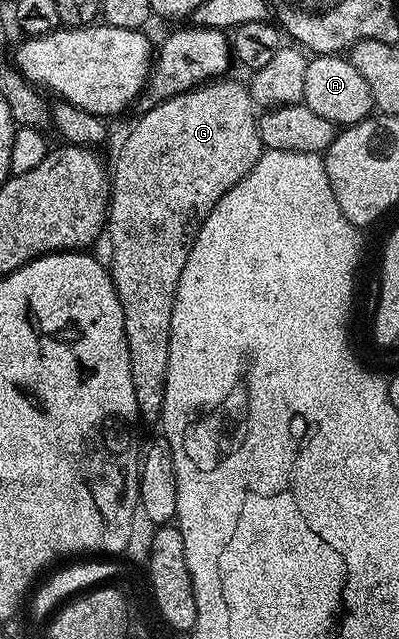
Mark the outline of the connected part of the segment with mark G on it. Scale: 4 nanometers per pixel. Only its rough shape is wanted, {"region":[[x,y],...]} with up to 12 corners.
{"region":[[231,76],[138,115],[110,175],[133,390],[160,421],[211,209],[265,149]]}

